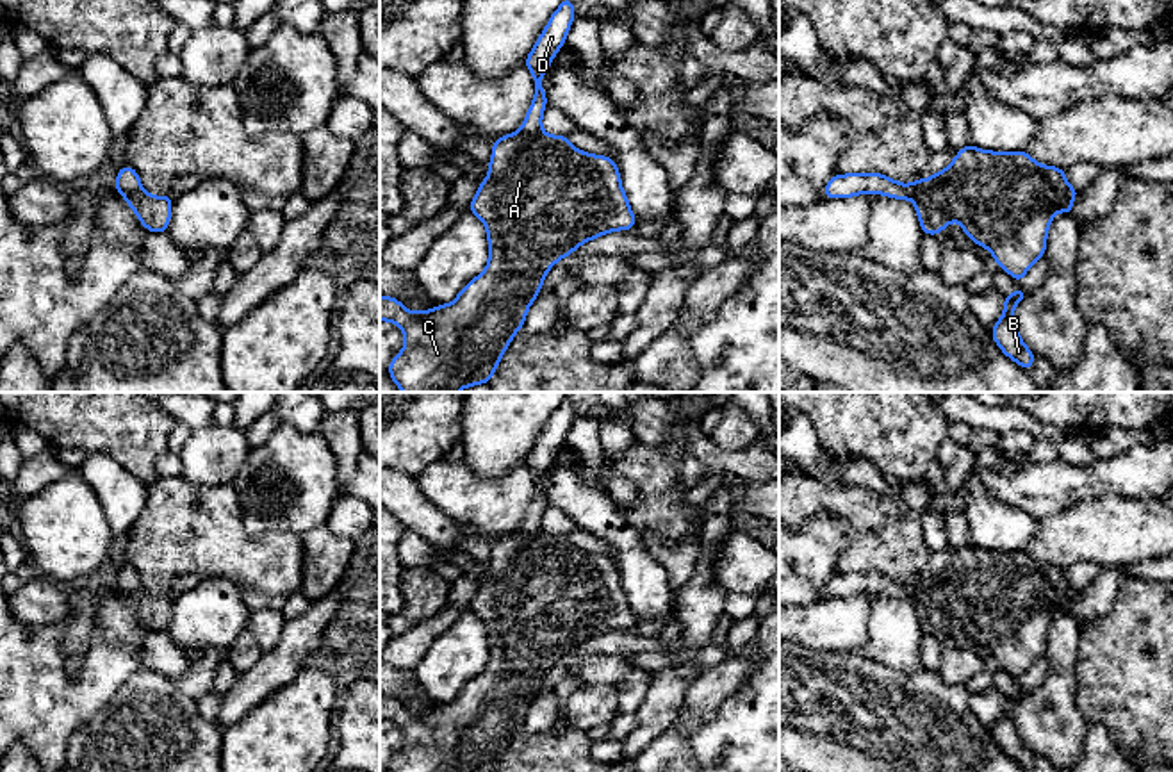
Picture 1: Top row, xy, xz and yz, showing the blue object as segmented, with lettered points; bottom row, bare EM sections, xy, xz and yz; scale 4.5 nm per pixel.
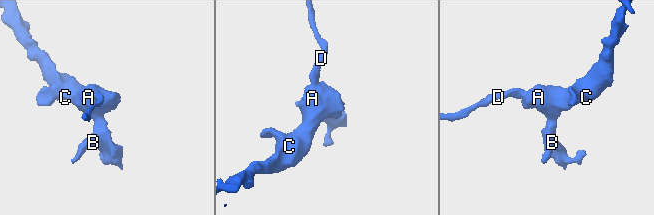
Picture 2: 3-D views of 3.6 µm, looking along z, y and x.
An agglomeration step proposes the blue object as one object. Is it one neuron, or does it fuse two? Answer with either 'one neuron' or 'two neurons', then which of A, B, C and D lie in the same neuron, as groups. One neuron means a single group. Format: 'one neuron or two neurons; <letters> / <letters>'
two neurons; A B C / D

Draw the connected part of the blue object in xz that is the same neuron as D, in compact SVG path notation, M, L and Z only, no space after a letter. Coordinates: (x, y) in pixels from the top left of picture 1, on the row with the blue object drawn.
M563 0L549 18L544 32L524 61L531 77L535 78L535 98L528 109L524 123L519 128L519 134L531 136L542 130L542 114L547 103L547 96L542 87L542 75L551 66L556 52L565 45L565 37L574 16L576 11L572 7L572 0Z

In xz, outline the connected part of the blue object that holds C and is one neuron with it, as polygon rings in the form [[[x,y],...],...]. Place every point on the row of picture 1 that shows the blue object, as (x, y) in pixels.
[[[508,134],[492,146],[488,175],[469,205],[488,237],[488,264],[447,305],[410,312],[396,298],[380,296],[380,321],[403,330],[405,346],[389,374],[401,392],[458,392],[488,383],[547,271],[599,235],[631,230],[636,223],[613,159],[576,150],[569,136]]]

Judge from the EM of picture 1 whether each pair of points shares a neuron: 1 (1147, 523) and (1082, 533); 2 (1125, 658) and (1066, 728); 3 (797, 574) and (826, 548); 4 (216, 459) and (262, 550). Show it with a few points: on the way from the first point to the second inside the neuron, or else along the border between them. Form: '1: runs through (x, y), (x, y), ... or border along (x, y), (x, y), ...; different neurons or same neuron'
1: runs through (1131, 530), (1099, 530); same neuron
2: border along (1072, 671), (1075, 705), (1090, 722); different neurons
3: runs through (804, 567), (819, 553); same neuron
4: border along (188, 480), (198, 485), (230, 484); different neurons

